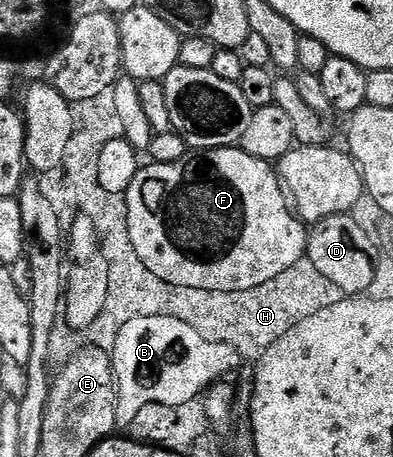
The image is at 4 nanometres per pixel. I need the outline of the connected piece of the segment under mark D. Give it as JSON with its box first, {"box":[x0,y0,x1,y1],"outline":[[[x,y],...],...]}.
{"box":[306,214,377,297],"outline":[[[351,214],[331,216],[311,225],[306,258],[314,262],[314,270],[319,270],[331,287],[333,284],[340,291],[337,293],[345,297],[363,296],[373,291],[372,283],[376,280],[376,264],[372,261],[375,248],[377,241],[354,222]]]}

